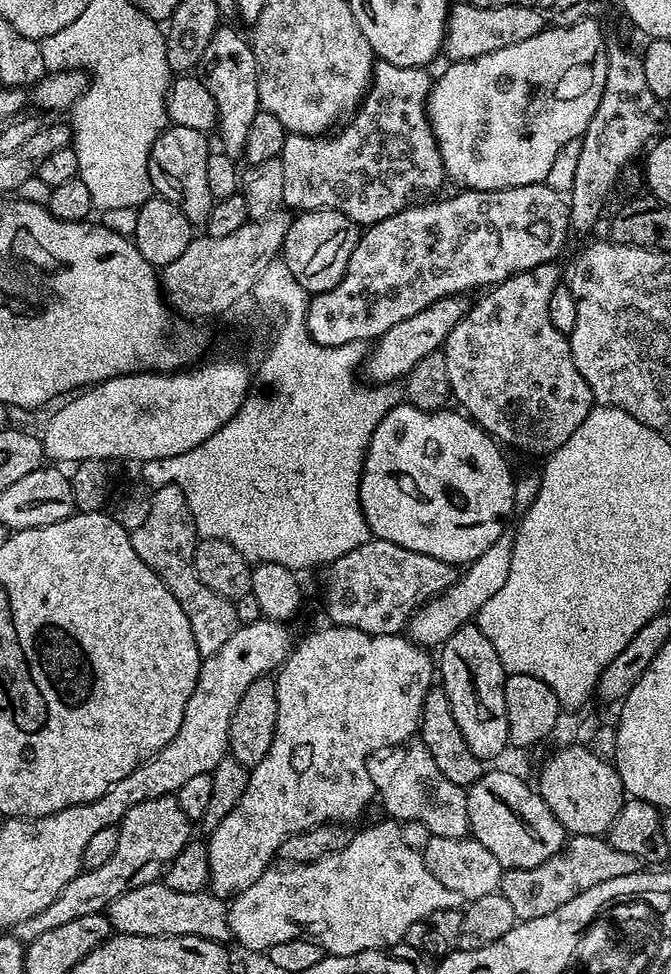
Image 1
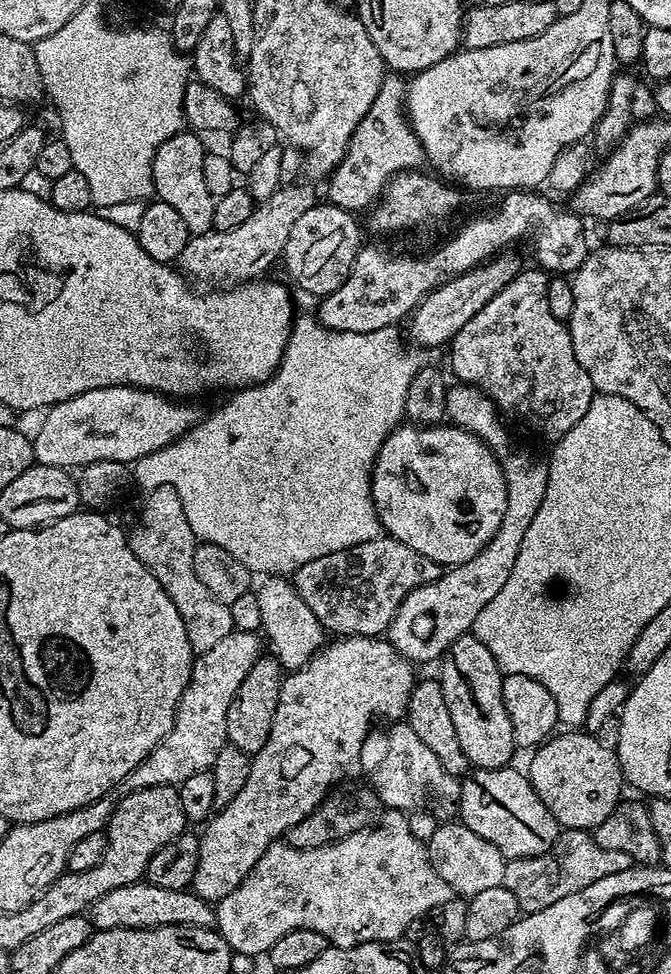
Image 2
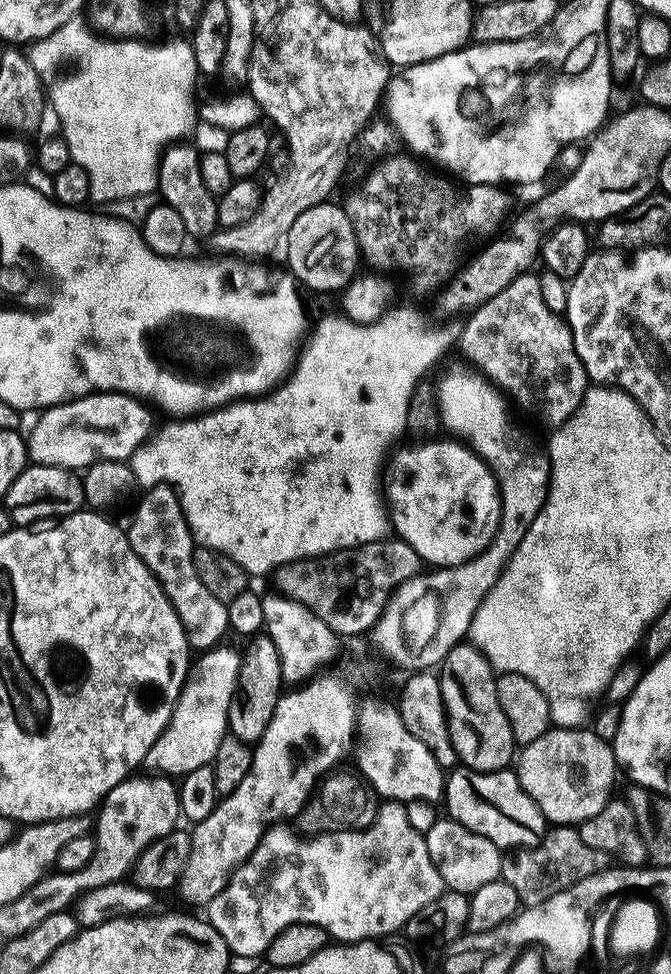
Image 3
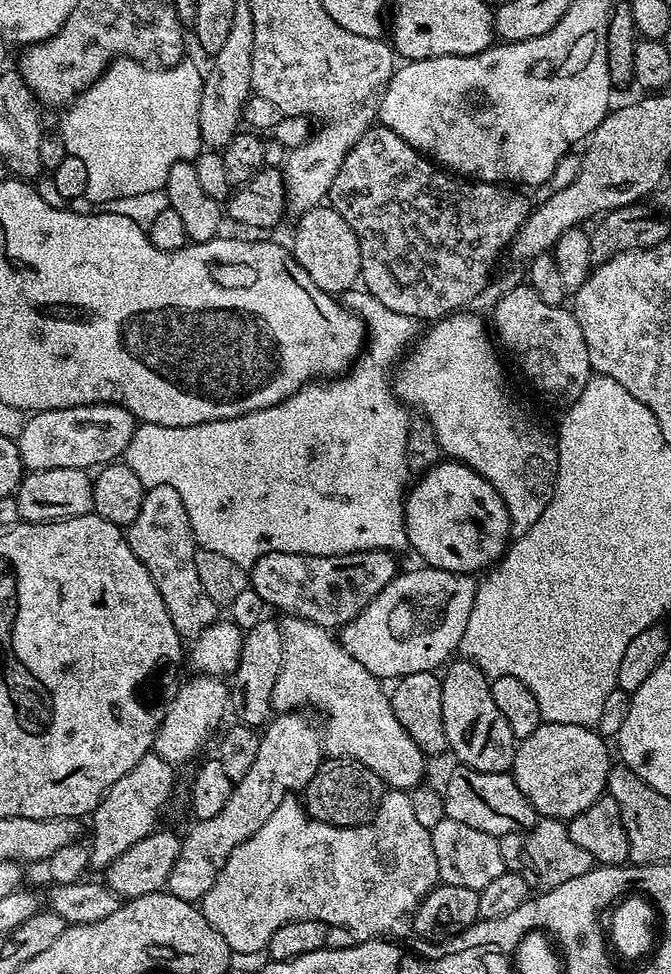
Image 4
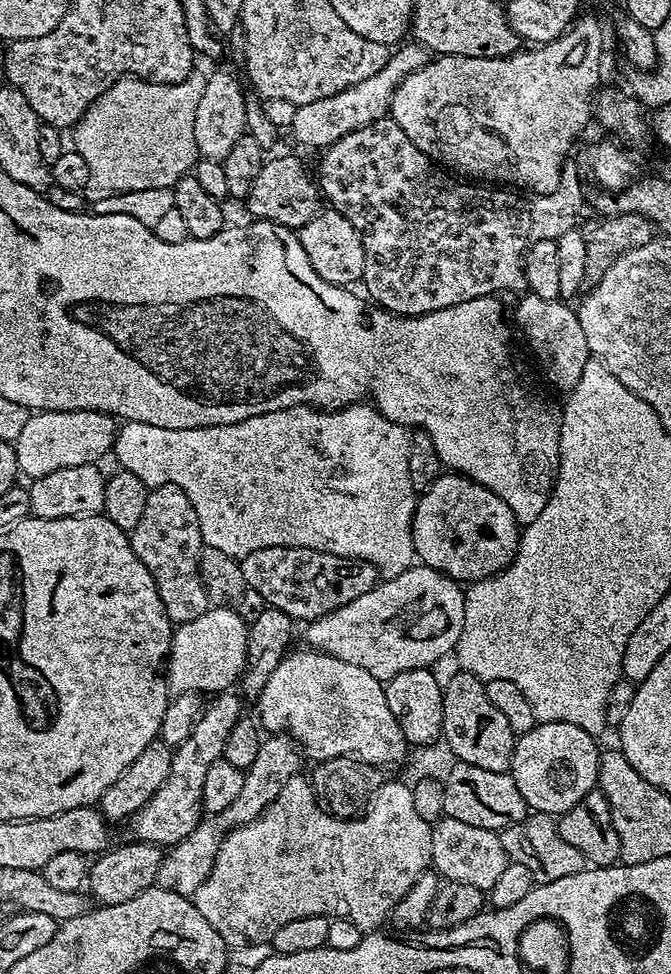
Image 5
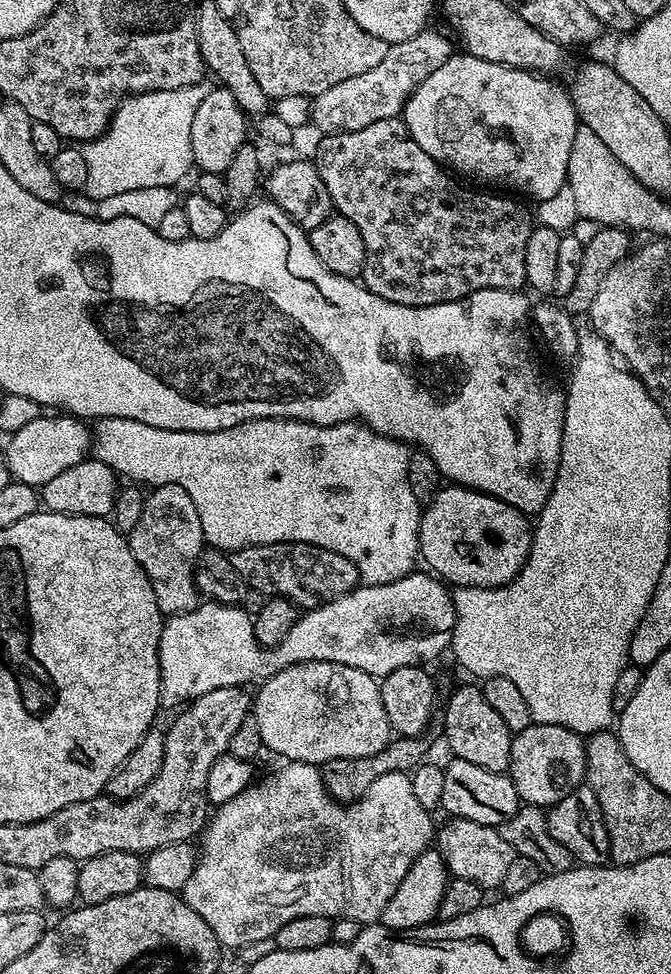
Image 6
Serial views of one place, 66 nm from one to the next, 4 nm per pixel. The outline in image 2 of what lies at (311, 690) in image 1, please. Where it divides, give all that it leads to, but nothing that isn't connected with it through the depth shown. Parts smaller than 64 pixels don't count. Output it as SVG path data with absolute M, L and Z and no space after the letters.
M345 636L336 638L325 643L322 651L313 656L304 667L299 668L297 672L288 672L284 678L284 684L280 688L280 701L278 702L278 710L274 714L274 726L270 730L270 734L266 738L266 746L262 746L262 750L258 750L252 756L252 769L250 770L250 778L246 778L246 786L242 786L242 790L238 790L238 794L224 808L219 809L203 825L200 837L200 853L198 854L198 866L194 870L194 878L192 879L190 888L195 892L198 898L215 902L226 898L226 894L230 894L230 890L237 888L246 878L246 874L250 874L250 870L258 862L258 858L262 858L271 844L275 843L280 837L288 833L298 822L302 822L302 818L306 818L309 814L323 802L325 796L333 791L341 783L343 776L357 775L360 772L360 751L364 745L364 739L368 737L370 729L373 727L372 715L377 712L380 716L385 716L388 722L396 722L407 713L408 699L412 693L412 687L416 685L418 676L414 674L414 665L412 661L407 660L402 654L398 654L398 650L391 642L384 638L374 636Z

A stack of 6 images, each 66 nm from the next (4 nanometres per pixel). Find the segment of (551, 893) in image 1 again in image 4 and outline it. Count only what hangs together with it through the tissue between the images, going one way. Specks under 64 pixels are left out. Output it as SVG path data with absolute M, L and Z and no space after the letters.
M540 818L527 832L506 834L499 841L505 869L517 872L532 890L562 886L570 878L582 878L594 866L592 855L571 841L567 823L562 820Z

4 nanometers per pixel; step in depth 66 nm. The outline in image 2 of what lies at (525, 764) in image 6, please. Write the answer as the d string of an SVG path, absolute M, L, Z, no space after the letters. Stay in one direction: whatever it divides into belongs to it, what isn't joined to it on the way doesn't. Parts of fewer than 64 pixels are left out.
M564 730L549 737L533 751L526 775L535 793L561 829L594 830L621 803L622 773L613 749L602 746L591 731Z

